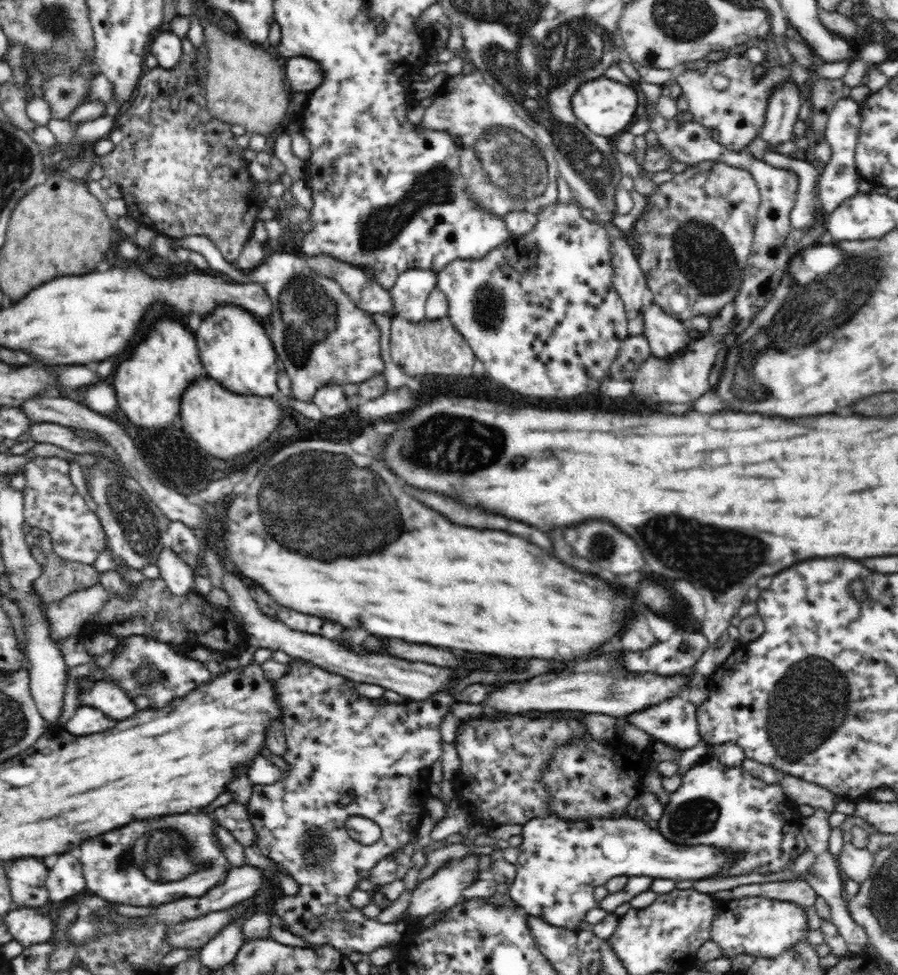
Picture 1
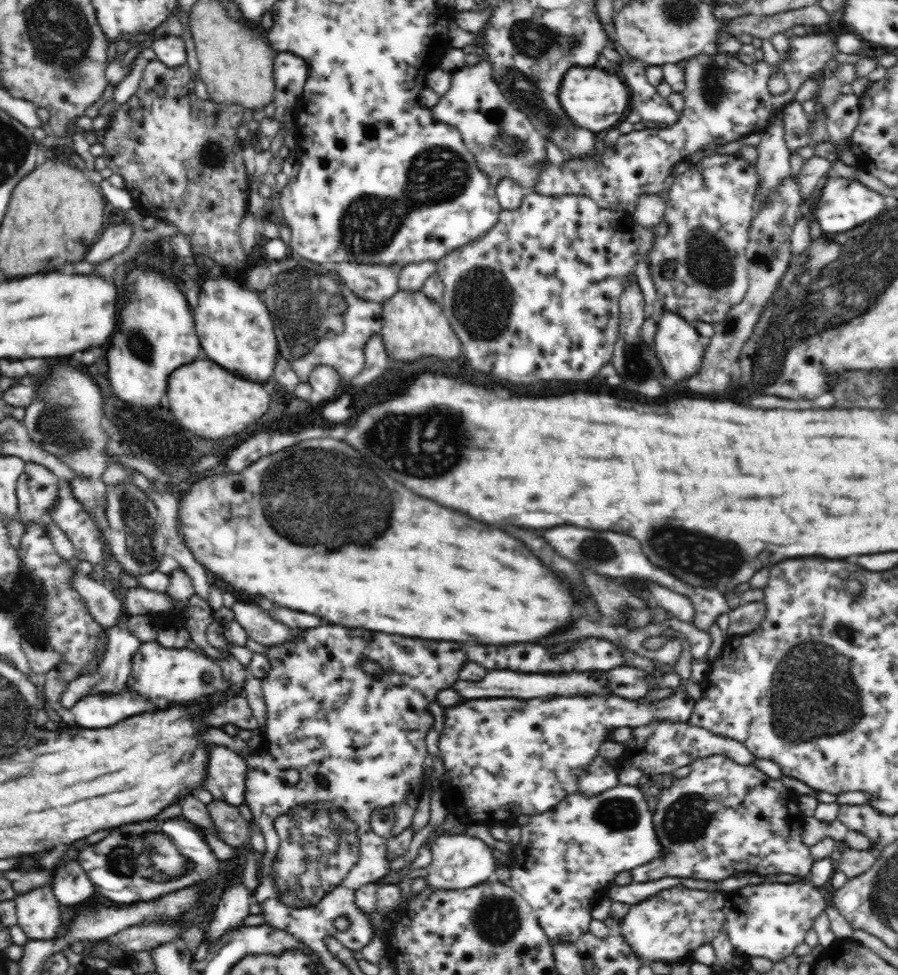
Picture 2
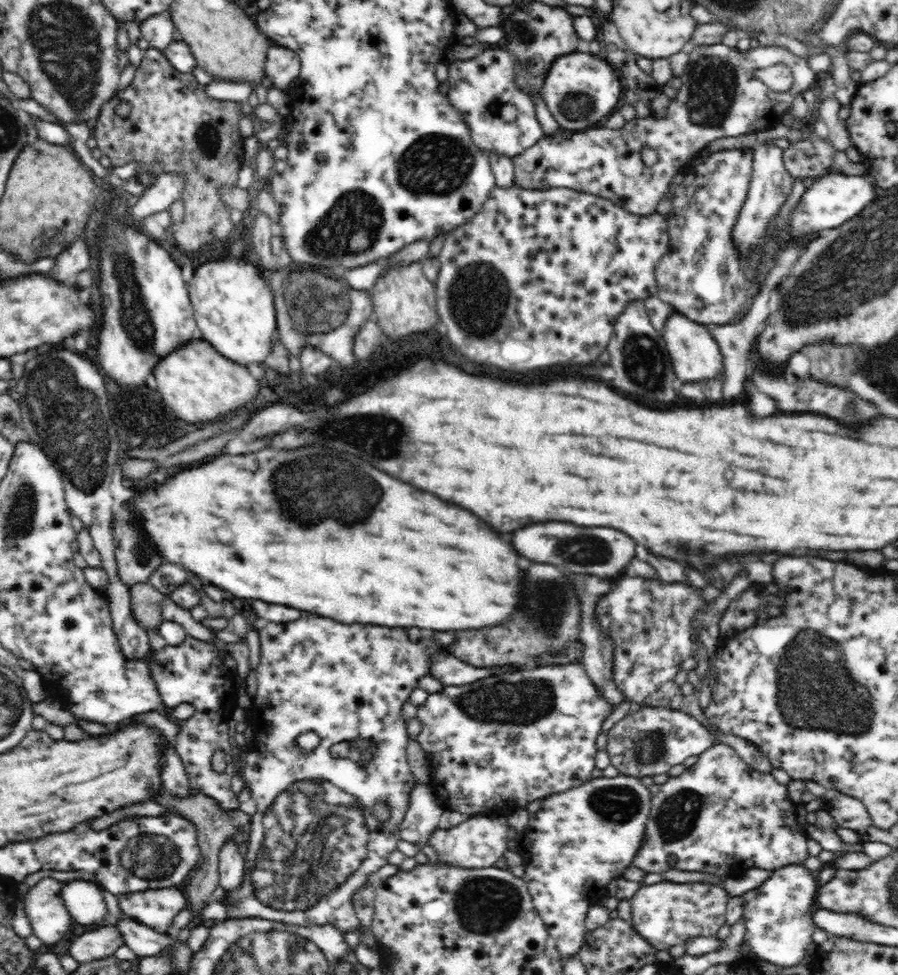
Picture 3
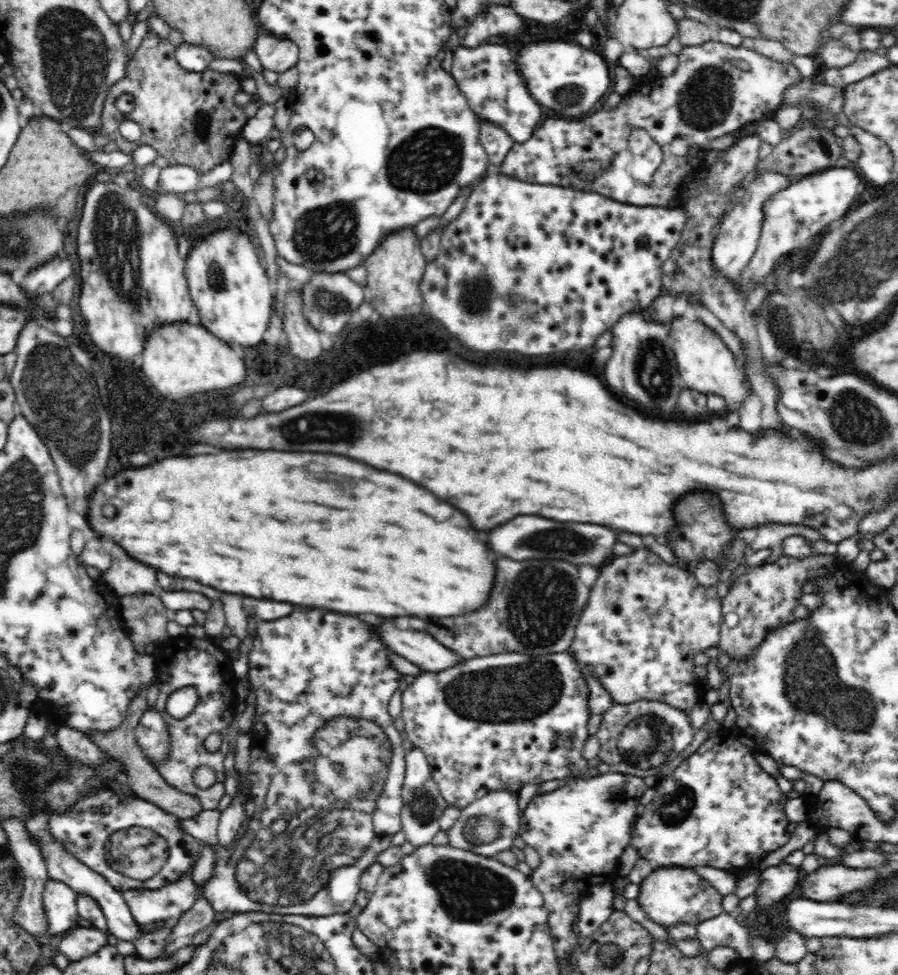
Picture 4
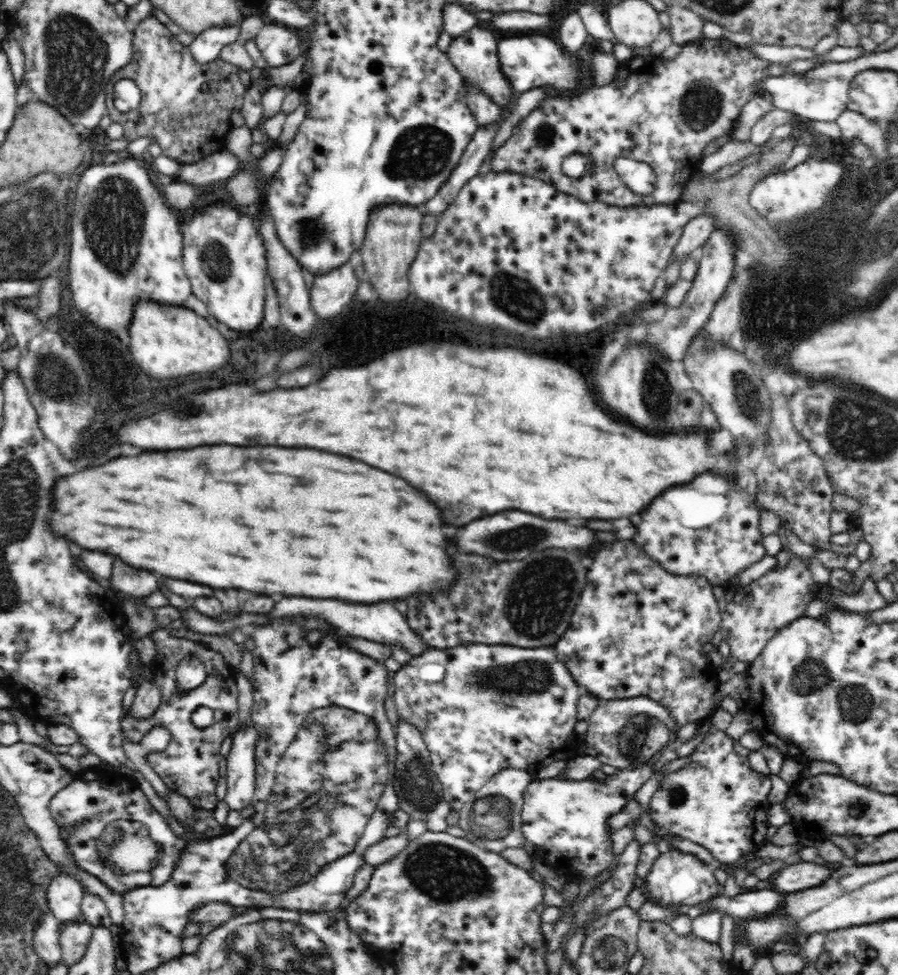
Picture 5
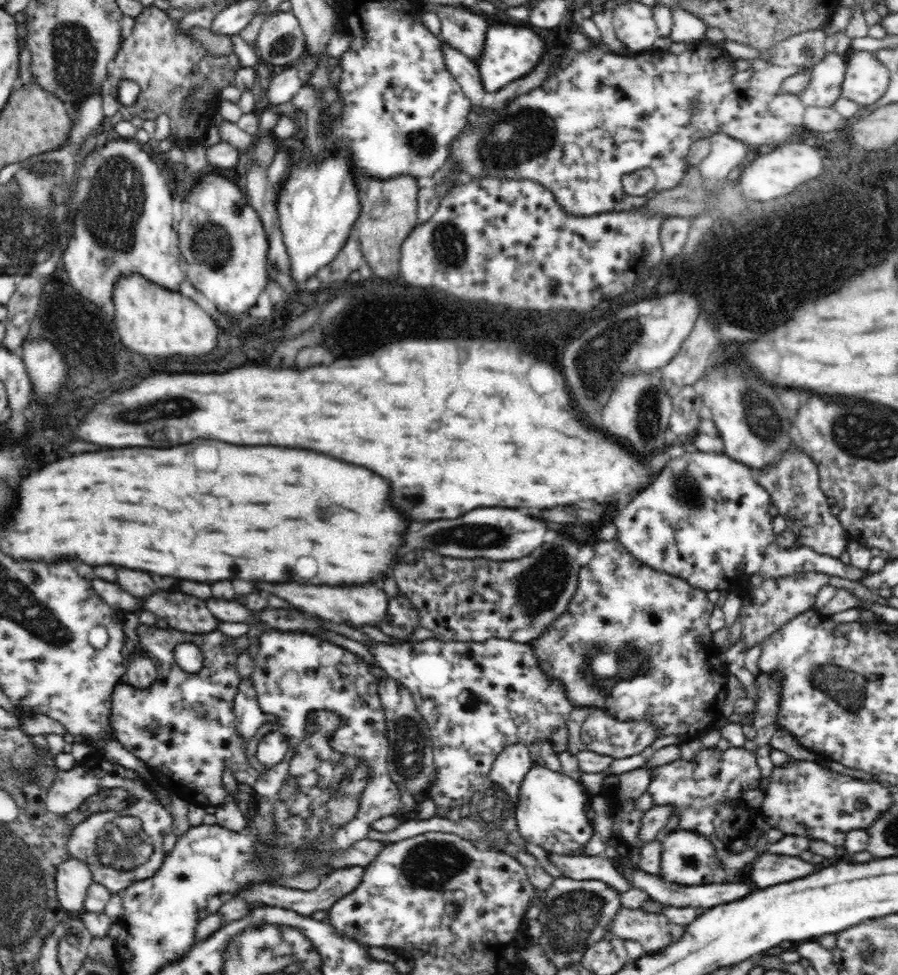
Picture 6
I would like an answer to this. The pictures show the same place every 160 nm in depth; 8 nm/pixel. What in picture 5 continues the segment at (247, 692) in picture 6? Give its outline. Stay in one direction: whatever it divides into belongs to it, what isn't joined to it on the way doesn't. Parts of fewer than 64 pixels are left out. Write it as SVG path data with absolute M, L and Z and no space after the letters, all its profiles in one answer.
M253 723L247 729L236 728L231 750L227 755L226 804L240 812L252 805L255 793L255 742L258 740Z

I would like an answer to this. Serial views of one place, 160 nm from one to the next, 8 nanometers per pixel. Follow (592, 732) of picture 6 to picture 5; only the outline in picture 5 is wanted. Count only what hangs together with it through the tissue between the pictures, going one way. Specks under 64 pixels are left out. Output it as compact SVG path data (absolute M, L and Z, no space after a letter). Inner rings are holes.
M634 697L629 699L614 699L614 700L600 700L596 710L590 714L587 719L587 731L584 738L587 742L587 754L592 756L603 765L610 765L619 770L622 769L636 769L643 768L652 764L656 757L659 756L660 750L666 747L673 747L673 737L676 735L678 726L674 722L674 717L670 715L670 711L662 704L648 698L648 697ZM637 714L644 714L654 716L666 724L666 726L656 726L650 728L644 736L644 745L641 750L620 750L618 749L618 736L622 732L622 728L632 716Z

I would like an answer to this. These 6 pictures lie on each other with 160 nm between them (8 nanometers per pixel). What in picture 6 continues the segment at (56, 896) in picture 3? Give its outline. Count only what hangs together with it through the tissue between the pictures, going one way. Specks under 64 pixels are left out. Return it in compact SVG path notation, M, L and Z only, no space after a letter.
M68 858L56 869L57 900L64 910L77 916L82 911L88 889L93 883L89 866L80 858Z

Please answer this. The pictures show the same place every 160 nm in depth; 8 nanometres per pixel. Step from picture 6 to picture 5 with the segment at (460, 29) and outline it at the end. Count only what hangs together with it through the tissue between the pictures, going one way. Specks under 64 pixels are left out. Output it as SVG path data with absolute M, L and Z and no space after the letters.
M482 25L468 30L464 35L450 42L446 53L458 73L463 76L465 84L471 84L480 92L487 94L502 109L512 102L516 92L512 91L508 79L504 79L501 73L498 53L496 53L498 41L496 36Z

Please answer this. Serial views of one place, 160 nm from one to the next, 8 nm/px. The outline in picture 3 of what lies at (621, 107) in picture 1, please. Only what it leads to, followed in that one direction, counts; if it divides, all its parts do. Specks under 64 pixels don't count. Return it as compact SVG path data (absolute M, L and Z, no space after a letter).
M578 50L554 60L540 95L560 128L574 132L604 123L622 100L620 96L624 88L622 79L603 55L596 56Z

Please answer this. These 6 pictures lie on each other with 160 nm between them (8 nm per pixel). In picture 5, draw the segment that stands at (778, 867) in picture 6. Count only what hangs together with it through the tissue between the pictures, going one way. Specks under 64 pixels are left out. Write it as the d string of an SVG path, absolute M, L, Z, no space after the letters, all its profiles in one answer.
M800 861L793 865L784 865L776 873L768 875L766 886L781 893L808 890L820 886L830 878L832 870L826 866L818 866L813 862Z

